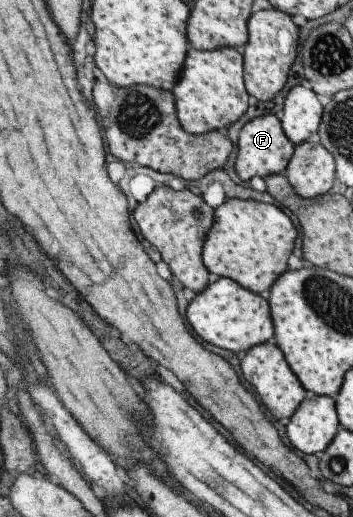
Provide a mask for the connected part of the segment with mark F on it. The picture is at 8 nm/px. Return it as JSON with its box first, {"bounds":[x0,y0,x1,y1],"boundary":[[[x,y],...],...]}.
{"bounds":[235,114,294,182],"boundary":[[[267,114],[253,118],[241,128],[238,139],[235,170],[239,178],[245,182],[249,182],[253,176],[265,178],[272,174],[283,173],[293,156],[294,145],[285,136],[282,124],[276,115]]]}

